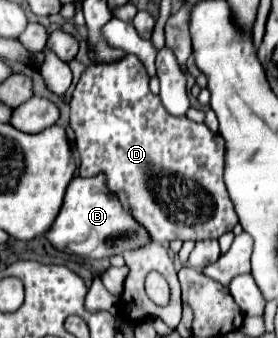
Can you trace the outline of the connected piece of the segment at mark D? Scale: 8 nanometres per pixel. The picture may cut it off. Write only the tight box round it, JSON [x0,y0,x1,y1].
[69,54,239,242]

